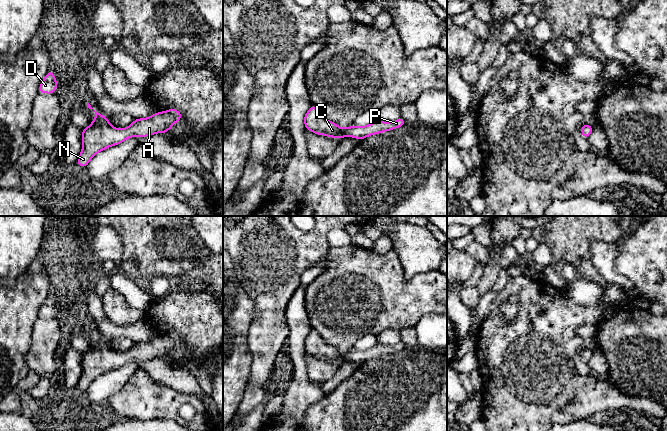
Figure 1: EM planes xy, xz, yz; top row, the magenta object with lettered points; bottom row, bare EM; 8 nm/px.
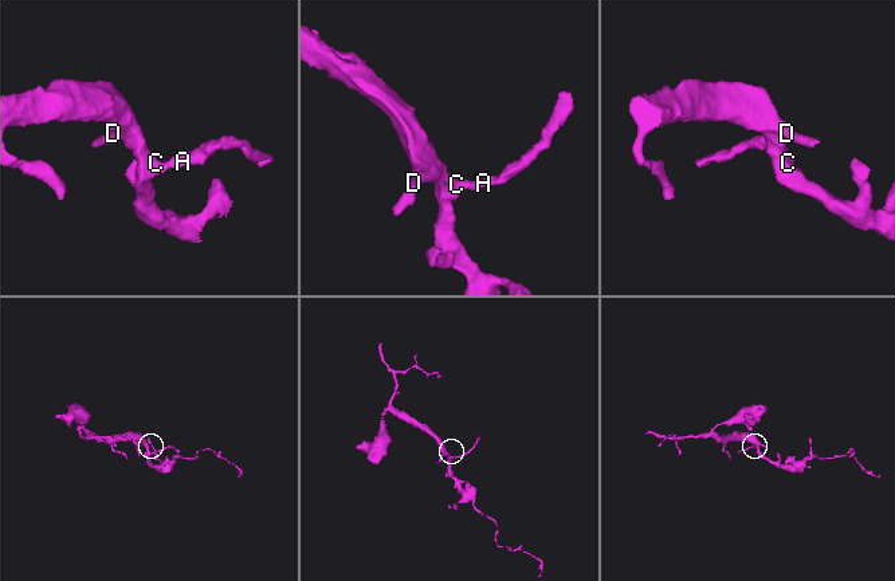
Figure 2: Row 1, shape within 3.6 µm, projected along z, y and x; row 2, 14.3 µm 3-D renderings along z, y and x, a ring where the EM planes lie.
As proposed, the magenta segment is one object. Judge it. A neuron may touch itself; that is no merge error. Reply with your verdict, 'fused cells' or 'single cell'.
single cell

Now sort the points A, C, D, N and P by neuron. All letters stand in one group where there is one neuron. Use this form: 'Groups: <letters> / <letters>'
Groups: A C D N P

